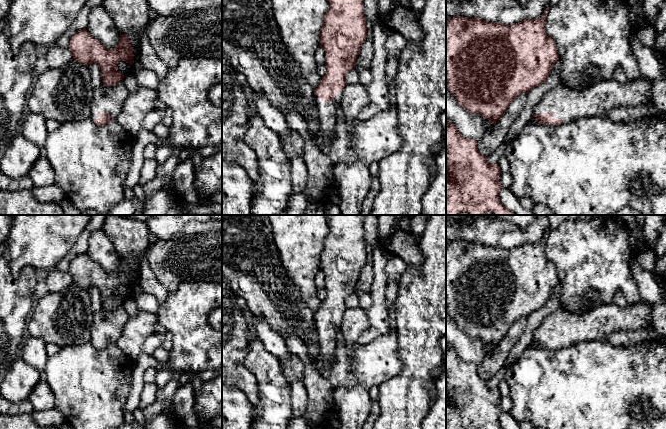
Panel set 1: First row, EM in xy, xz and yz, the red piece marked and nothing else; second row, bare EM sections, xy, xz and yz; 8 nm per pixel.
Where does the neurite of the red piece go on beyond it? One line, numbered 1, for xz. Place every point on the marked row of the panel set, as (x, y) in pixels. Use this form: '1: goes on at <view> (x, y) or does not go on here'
1: goes on at xz (327, 111)

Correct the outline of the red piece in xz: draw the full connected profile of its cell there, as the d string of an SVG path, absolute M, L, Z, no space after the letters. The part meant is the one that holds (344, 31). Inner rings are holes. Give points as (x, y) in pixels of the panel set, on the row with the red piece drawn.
M328 0L329 9L324 14L324 24L320 30L319 46L325 50L326 74L314 90L320 129L316 145L321 148L335 131L337 114L340 112L343 89L347 85L345 75L355 68L360 49L367 36L364 16L364 0Z

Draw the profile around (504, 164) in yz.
M504 154L498 160L498 165L499 165L502 172L509 172L510 171L510 167L511 167L510 162Z

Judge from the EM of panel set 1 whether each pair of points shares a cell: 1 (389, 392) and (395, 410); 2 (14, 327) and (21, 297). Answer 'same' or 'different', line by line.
1: same
2: same

